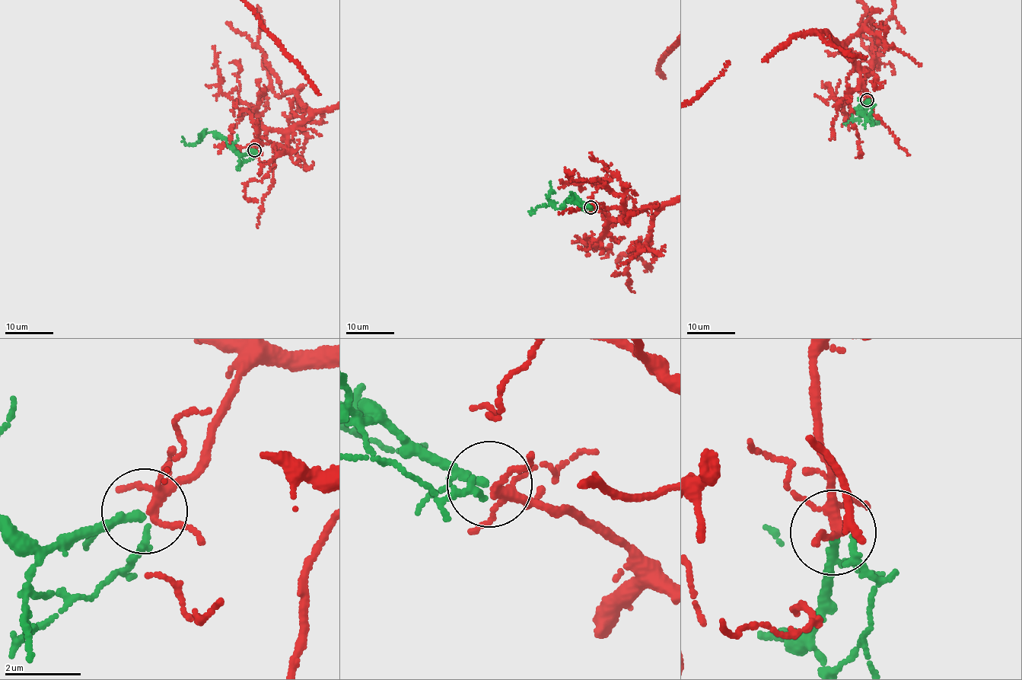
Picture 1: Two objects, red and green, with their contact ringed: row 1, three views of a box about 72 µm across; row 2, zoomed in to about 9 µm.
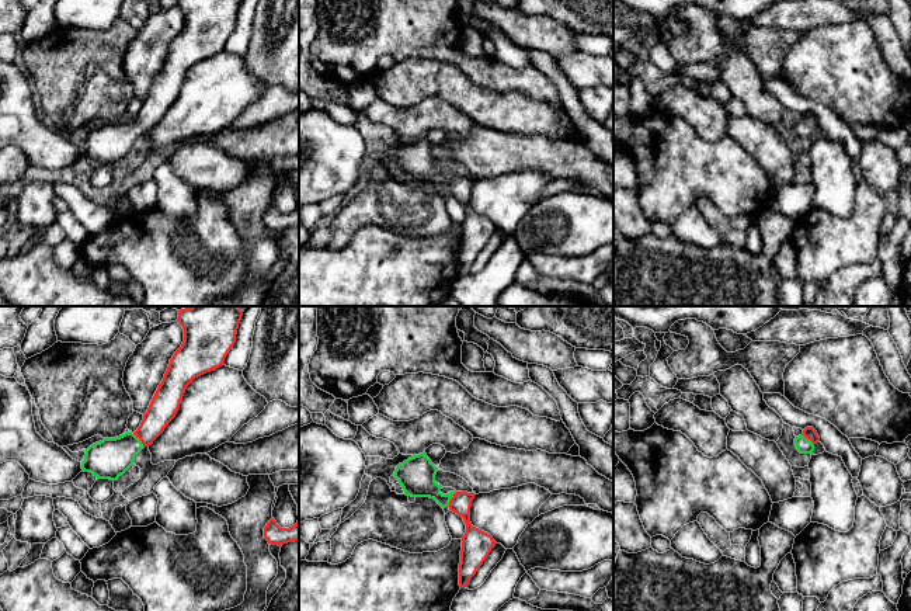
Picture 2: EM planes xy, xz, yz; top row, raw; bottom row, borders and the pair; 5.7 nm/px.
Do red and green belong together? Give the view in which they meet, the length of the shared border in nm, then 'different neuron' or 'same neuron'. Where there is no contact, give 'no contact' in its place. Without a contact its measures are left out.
meets red in xz; contact 110 nm long; same neuron

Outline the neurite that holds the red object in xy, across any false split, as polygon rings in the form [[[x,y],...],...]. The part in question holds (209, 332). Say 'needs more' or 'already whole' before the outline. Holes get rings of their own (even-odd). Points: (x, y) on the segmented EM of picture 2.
needs more; [[[191,306],[178,310],[184,341],[170,360],[143,420],[135,433],[104,438],[86,449],[81,469],[97,479],[117,480],[135,456],[175,417],[187,386],[198,376],[225,365],[236,343],[244,310],[237,306]]]

